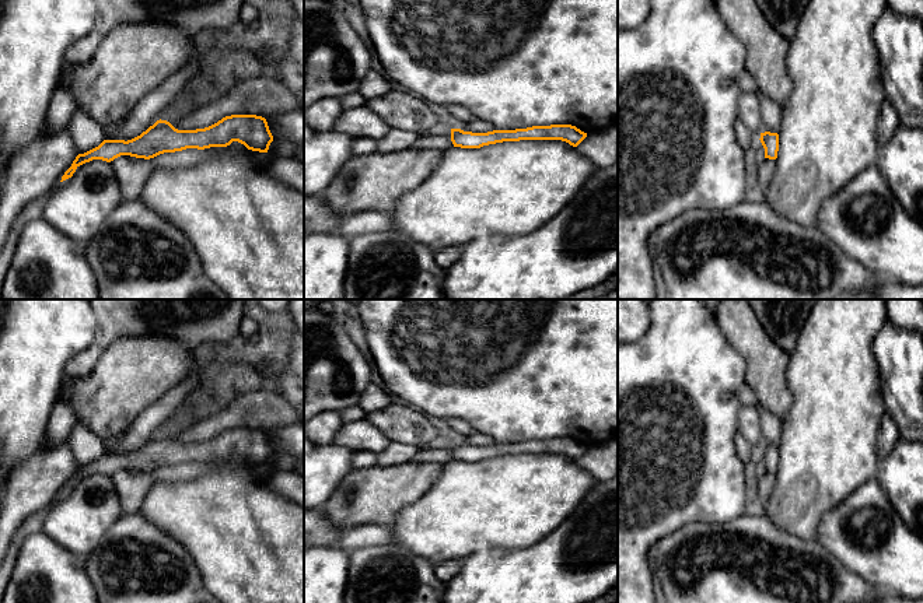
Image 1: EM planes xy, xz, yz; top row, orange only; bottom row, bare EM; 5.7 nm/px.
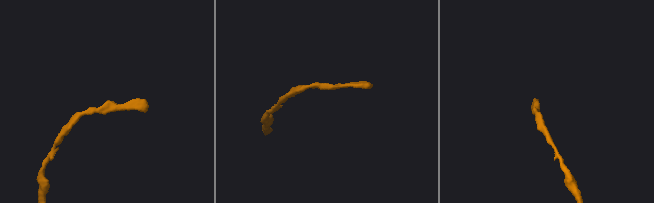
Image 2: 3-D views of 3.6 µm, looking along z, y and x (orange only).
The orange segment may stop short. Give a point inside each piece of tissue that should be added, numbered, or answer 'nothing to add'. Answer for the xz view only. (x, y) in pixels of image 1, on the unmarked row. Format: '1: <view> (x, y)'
nothing to add

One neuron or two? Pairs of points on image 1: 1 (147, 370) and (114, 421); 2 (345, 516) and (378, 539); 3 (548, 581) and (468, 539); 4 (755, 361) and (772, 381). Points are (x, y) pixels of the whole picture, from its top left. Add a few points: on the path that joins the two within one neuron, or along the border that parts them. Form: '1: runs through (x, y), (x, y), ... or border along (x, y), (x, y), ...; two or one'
1: runs through (135, 382), (114, 403), (114, 409); one
2: border along (387, 526), (360, 523), (345, 530); two
3: border along (521, 549), (486, 549), (462, 558); two
4: runs through (759, 365), (768, 377); one

